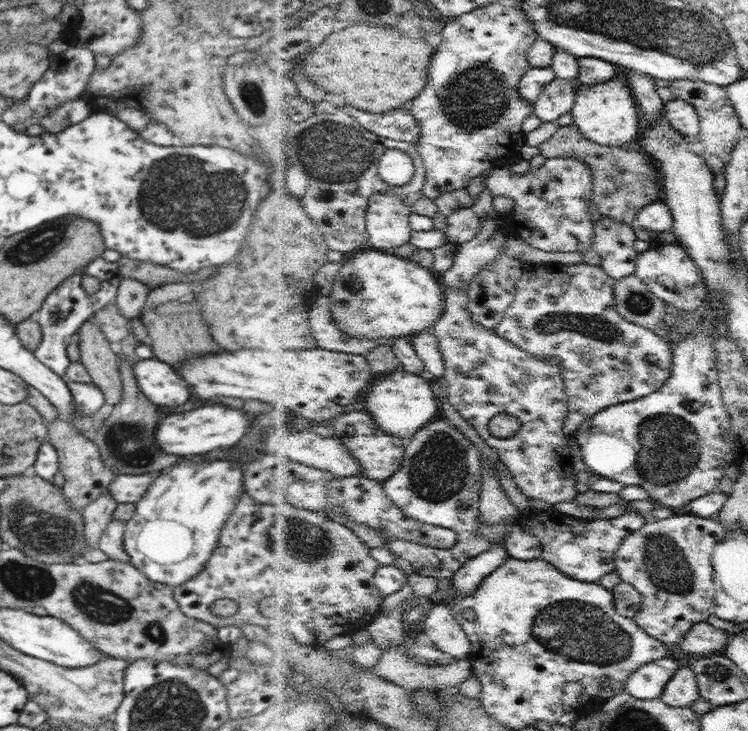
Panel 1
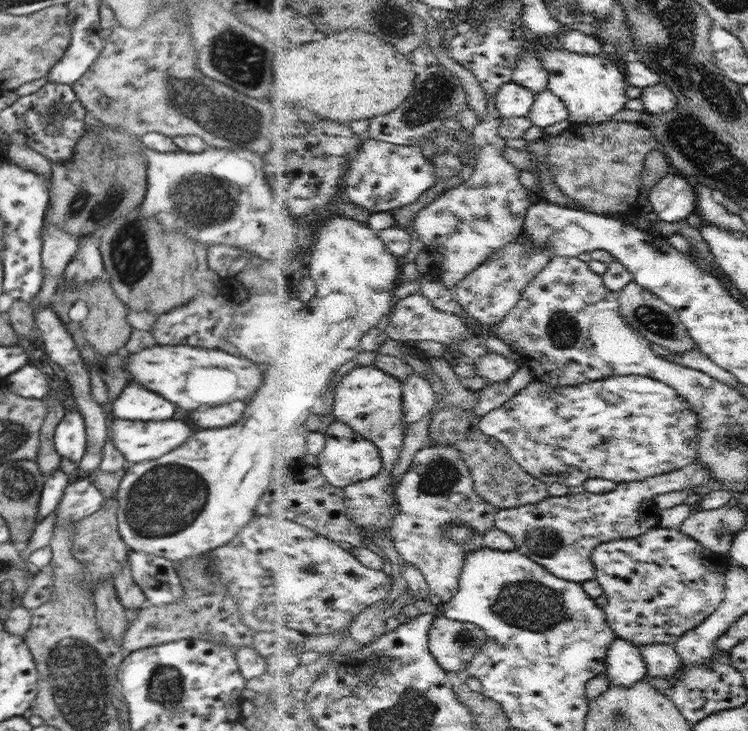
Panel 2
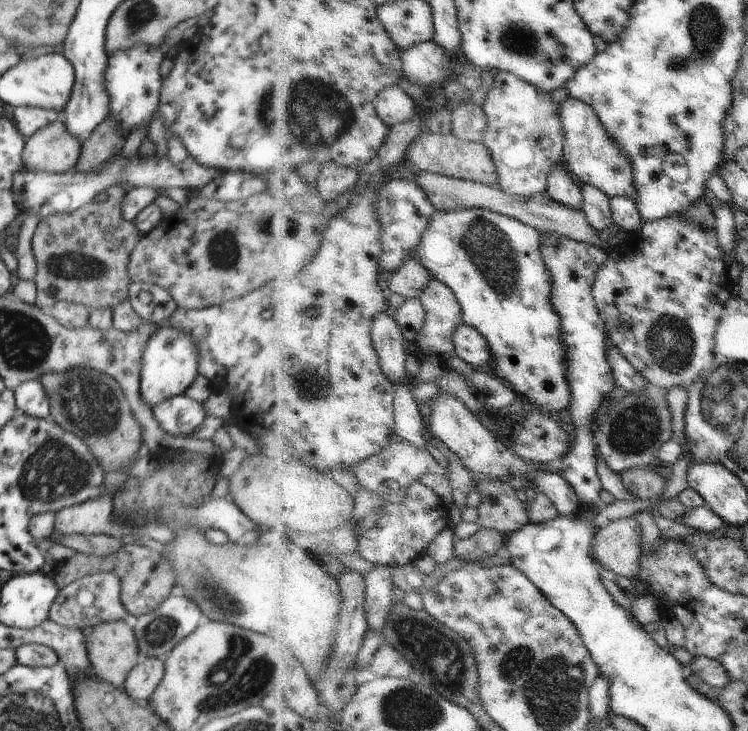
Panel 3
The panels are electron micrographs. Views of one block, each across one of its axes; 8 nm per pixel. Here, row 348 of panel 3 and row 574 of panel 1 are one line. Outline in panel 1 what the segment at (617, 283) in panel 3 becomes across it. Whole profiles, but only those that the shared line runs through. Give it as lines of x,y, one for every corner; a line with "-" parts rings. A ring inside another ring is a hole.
674,513
667,519
646,523
640,530
633,532
618,551
616,571
622,575
624,582
632,584
644,596
643,607
634,617
637,624
656,640
662,640
668,648
681,647
696,624
702,624
712,614
717,614
717,569
713,556
726,532
728,529
716,517
711,519
692,513

